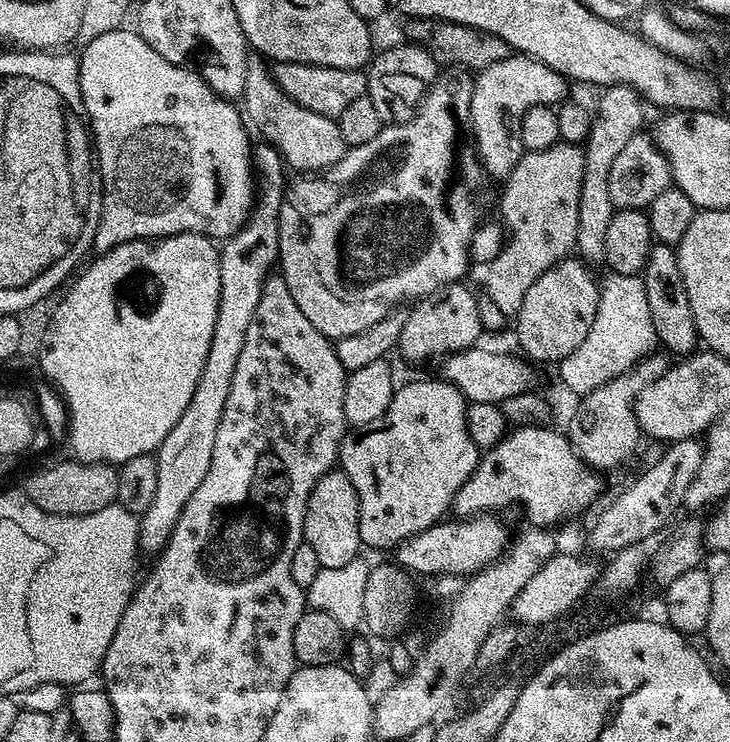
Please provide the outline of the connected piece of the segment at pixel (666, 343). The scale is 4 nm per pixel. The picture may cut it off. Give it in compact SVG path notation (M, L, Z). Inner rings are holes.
M653 243L642 279L646 286L646 302L650 302L650 318L654 322L659 347L673 357L676 355L676 358L692 355L698 348L694 313L690 310L690 298L686 295L686 282L682 282L682 270L678 270L678 258L673 245Z

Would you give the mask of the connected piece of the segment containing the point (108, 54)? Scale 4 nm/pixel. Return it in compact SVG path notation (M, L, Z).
M117 30L102 34L89 44L83 45L79 53L78 63L80 65L80 89L82 90L82 102L84 110L88 113L88 127L92 130L92 142L94 145L94 160L98 165L98 180L104 183L104 196L100 200L100 225L94 234L92 248L97 253L109 252L120 244L131 240L146 240L149 238L163 238L193 232L209 236L214 242L223 242L233 236L241 226L248 221L248 217L254 207L254 148L248 145L248 132L245 117L241 109L233 101L225 100L224 97L216 95L215 90L208 85L199 72L188 66L172 64L158 50L154 50L135 30Z

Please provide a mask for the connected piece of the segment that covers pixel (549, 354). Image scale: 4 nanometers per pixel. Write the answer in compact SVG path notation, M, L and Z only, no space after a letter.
M565 258L550 266L550 270L530 286L522 310L514 317L516 336L520 339L519 351L529 361L541 360L544 364L555 365L582 346L582 338L586 338L590 326L594 326L600 301L601 285L598 276L596 280L591 271L595 272L579 258Z

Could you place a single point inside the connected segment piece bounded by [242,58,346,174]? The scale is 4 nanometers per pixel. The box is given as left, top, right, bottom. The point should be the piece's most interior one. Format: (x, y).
(310, 142)

